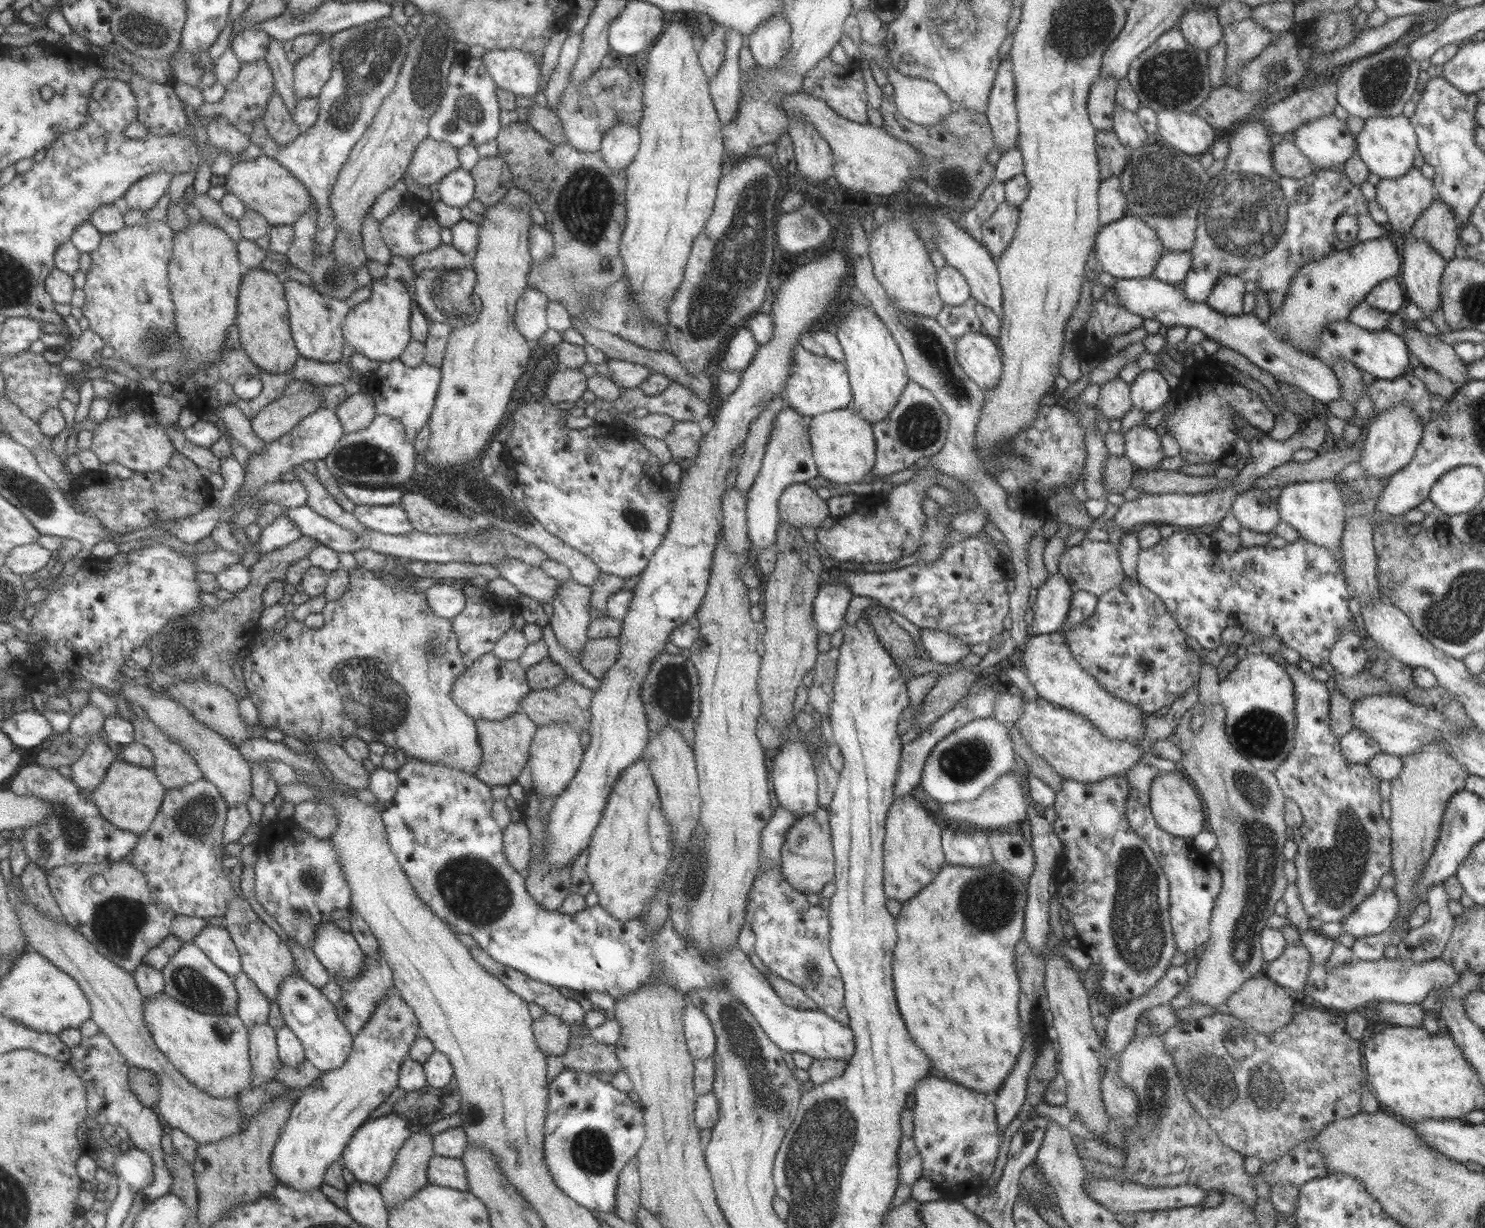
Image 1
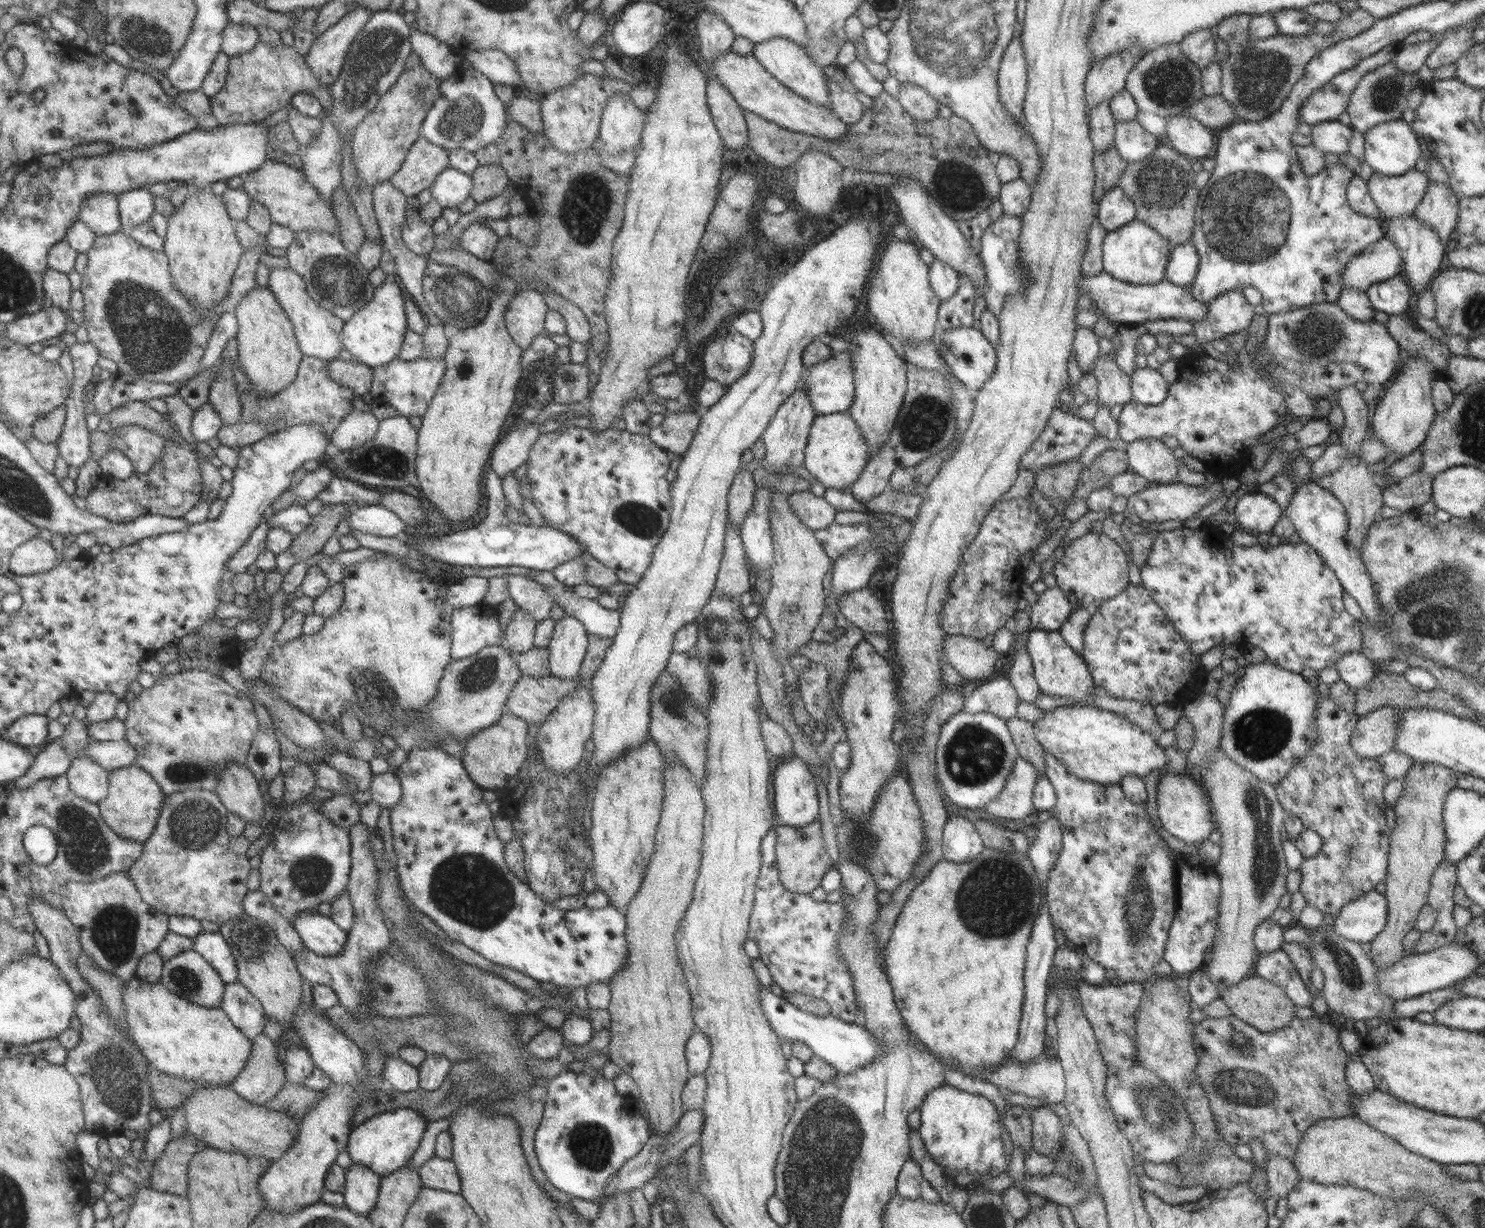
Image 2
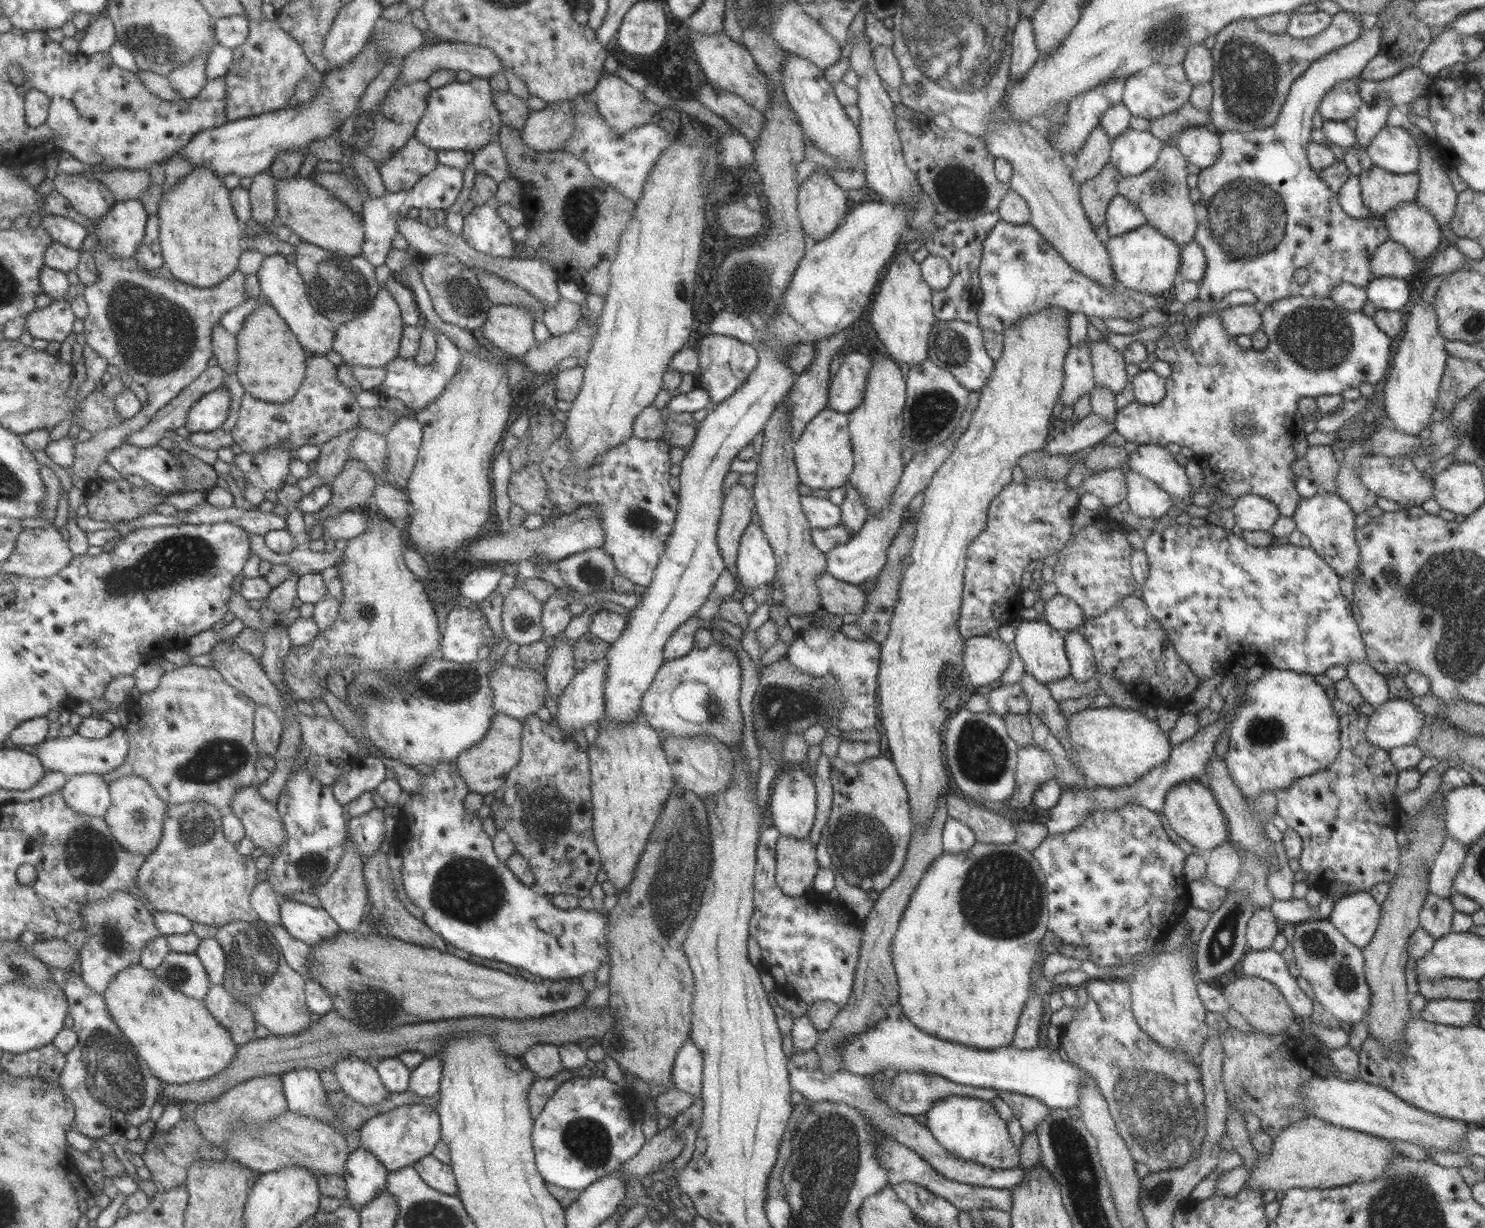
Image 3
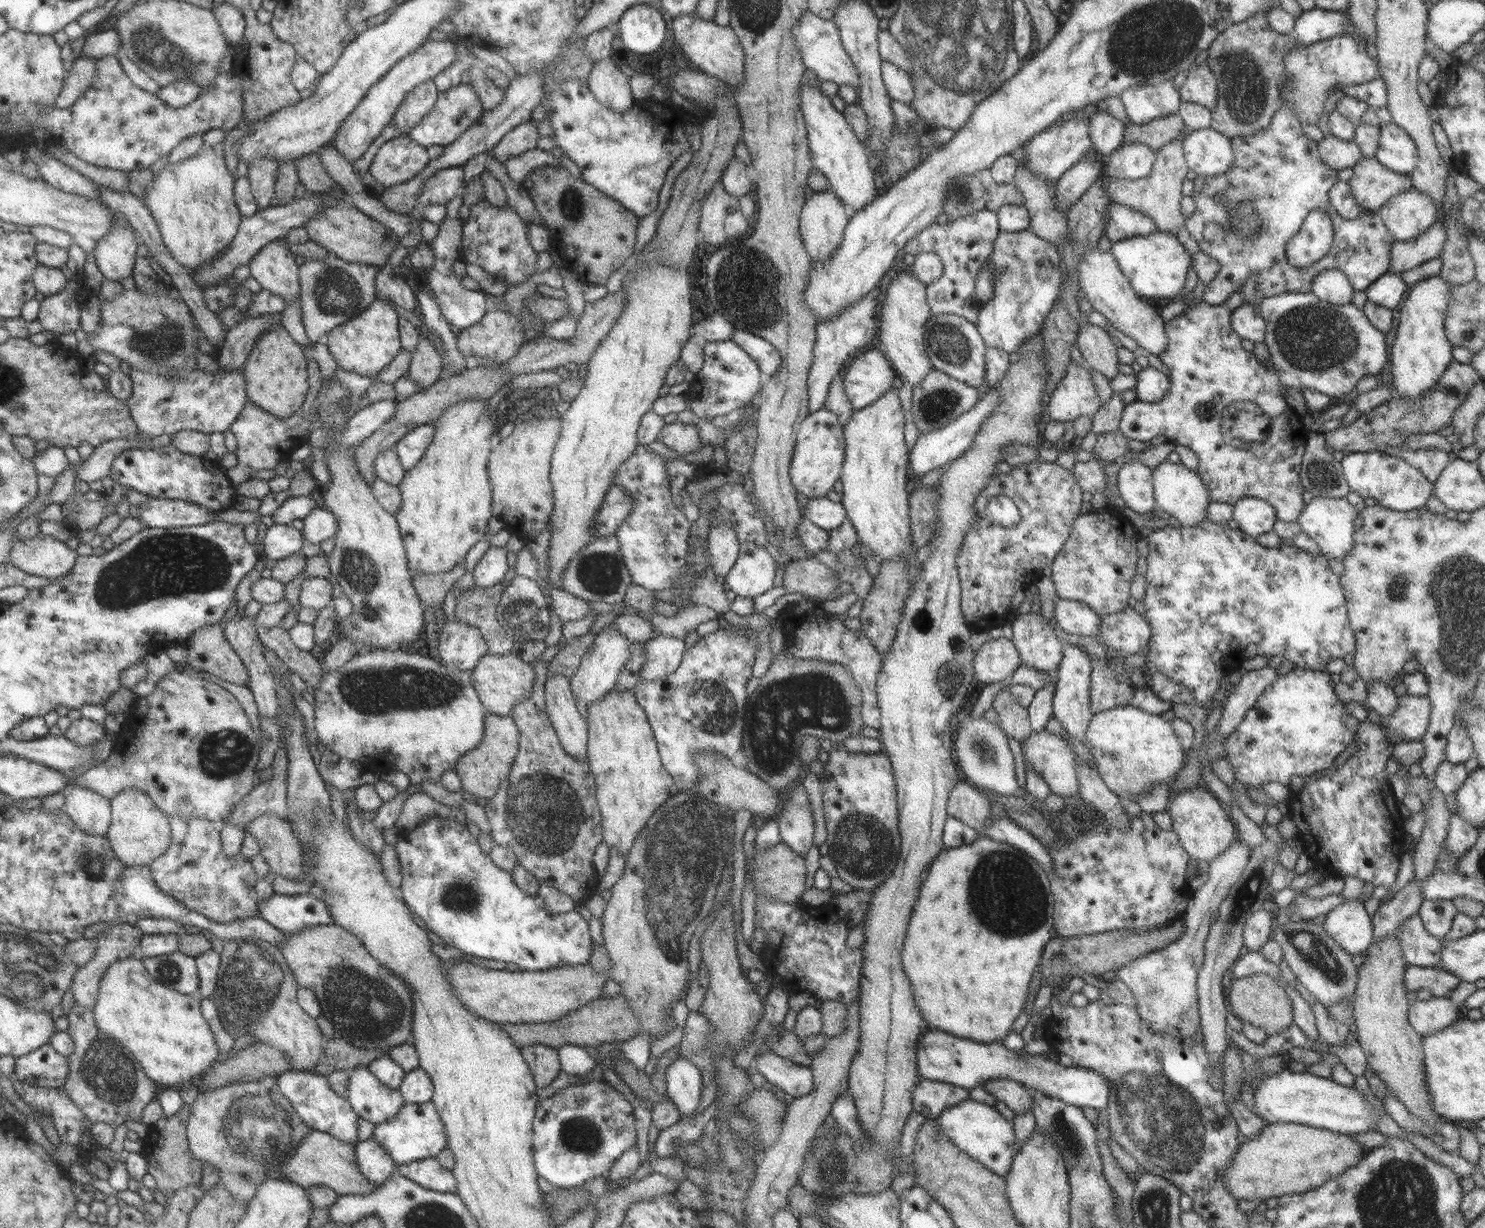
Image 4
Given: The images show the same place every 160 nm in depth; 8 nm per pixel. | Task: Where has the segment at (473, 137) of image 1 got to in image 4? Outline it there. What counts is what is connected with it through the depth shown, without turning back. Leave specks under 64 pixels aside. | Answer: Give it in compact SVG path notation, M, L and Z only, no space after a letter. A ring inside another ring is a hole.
M459 83L449 90L439 92L435 104L431 110L417 121L417 125L409 129L407 136L416 144L423 147L441 146L452 144L463 132L465 128L471 127L474 120L484 111L477 95L470 89L468 84Z

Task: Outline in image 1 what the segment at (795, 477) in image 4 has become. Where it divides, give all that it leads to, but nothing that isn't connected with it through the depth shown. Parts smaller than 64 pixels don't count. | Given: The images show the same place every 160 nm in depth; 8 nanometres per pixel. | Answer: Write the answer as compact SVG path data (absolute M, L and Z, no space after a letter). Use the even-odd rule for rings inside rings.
M849 406L823 412L807 419L806 431L818 477L836 484L863 482L875 460L875 441L872 425L861 419L859 413L853 412Z

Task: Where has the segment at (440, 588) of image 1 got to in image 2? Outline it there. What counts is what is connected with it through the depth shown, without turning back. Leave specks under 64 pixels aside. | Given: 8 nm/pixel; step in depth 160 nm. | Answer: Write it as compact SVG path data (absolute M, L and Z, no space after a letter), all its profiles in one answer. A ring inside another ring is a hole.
M469 576L459 583L448 586L445 595L445 608L450 611L455 608L468 608L482 603L487 592L488 578Z

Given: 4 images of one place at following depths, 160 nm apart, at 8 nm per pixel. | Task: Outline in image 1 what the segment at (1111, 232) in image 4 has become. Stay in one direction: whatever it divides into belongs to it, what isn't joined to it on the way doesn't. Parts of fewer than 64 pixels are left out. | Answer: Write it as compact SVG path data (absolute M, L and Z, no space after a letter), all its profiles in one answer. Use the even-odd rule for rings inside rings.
M1111 176L1105 181L1100 181L1097 204L1100 227L1128 215L1127 200L1120 190L1120 182L1117 177Z

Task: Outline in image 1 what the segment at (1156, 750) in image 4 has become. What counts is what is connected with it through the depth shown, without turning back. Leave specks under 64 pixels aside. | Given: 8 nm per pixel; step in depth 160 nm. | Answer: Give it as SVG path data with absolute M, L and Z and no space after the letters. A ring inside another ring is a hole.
M1039 696L1021 700L1024 713L1015 722L1021 740L1061 777L1086 784L1101 782L1115 774L1125 775L1143 756L1143 746L1131 740L1109 740L1078 712L1048 703Z

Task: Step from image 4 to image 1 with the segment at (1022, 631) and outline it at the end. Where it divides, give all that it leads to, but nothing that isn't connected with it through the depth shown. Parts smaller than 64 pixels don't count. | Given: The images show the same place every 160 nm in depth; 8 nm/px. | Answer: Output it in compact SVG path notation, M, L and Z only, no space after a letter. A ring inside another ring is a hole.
M1062 631L1051 634L1030 634L1020 656L1026 679L1033 686L1037 696L1048 703L1078 712L1085 716L1099 732L1108 736L1109 740L1131 740L1140 744L1143 740L1144 726L1142 710L1127 702L1123 702L1107 693L1095 681L1093 676L1085 672L1080 664L1073 660Z

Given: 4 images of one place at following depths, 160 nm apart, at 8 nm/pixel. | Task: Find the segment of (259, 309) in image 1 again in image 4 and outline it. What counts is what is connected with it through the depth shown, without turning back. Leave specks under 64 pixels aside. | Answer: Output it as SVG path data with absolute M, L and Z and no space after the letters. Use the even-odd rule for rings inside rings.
M281 324L270 326L252 346L241 368L246 382L246 398L259 409L285 419L300 410L307 394L307 361Z

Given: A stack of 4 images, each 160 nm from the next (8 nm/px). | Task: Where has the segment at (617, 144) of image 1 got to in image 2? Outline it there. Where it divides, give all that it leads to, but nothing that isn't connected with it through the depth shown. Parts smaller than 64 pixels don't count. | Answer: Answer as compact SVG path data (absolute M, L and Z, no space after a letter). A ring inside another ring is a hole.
M613 93L603 105L598 141L609 156L627 152L640 144L647 109L637 106L629 95Z

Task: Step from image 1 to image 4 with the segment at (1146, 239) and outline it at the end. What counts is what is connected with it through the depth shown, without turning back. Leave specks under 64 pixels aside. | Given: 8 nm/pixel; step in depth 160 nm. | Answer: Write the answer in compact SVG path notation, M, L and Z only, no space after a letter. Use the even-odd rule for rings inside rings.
M1156 230L1145 236L1132 236L1117 240L1111 243L1109 251L1115 257L1123 277L1137 295L1147 298L1178 299L1187 281L1192 256L1185 251L1176 235Z

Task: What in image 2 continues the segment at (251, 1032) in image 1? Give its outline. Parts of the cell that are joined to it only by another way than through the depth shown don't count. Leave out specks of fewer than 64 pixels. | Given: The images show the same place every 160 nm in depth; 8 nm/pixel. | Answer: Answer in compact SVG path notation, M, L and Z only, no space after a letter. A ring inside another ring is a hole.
M263 1033L251 1039L250 1057L229 1088L250 1105L263 1107L286 1084L275 1043Z

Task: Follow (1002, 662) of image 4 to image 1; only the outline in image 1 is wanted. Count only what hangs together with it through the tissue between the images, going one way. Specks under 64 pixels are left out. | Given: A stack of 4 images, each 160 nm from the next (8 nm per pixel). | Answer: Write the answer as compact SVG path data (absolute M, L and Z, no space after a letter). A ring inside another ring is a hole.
M921 628L919 641L932 661L954 665L969 654L969 646L947 632Z

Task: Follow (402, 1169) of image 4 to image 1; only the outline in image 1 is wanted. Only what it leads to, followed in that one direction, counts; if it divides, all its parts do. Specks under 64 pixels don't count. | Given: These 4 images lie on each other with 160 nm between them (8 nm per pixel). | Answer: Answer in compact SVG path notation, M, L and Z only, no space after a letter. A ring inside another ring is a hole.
M433 1156L427 1164L426 1179L433 1185L459 1192L467 1191L465 1169L461 1160L457 1158Z

